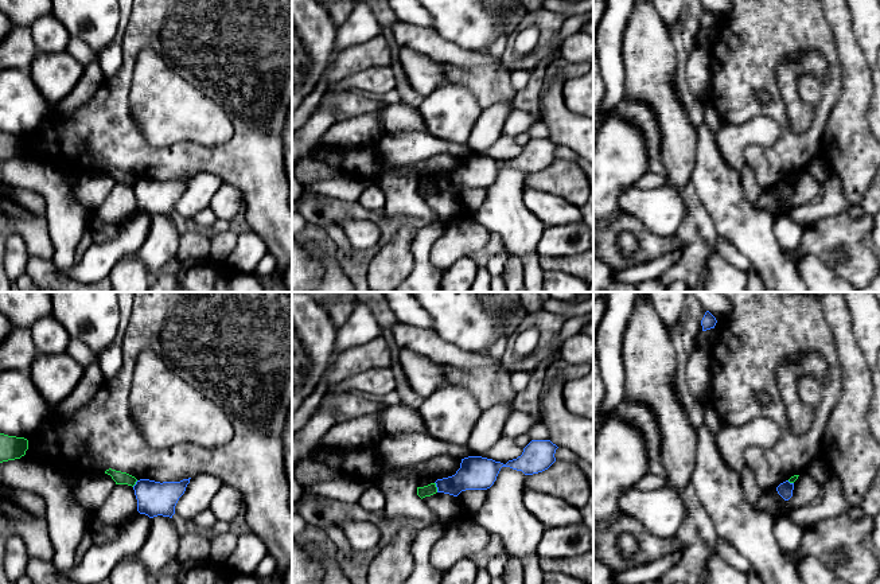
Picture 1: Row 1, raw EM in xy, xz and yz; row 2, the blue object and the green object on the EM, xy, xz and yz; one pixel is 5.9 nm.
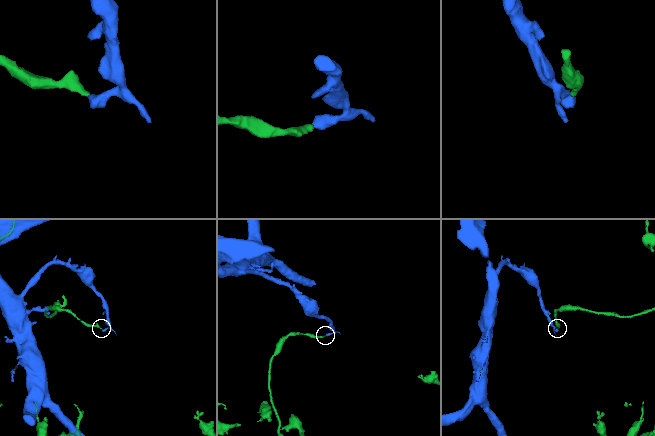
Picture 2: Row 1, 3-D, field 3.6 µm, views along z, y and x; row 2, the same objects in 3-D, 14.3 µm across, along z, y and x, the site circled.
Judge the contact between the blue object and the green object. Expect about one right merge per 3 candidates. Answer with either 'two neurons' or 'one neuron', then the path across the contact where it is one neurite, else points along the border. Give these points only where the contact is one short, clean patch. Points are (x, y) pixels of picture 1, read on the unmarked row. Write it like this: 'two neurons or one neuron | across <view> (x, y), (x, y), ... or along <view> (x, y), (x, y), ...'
two neurons | along xz (435, 180), (437, 190)

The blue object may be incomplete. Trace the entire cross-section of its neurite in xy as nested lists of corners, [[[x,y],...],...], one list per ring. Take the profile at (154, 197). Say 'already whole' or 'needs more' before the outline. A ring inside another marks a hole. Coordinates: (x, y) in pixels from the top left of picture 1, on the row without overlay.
already whole | [[[140,178],[133,184],[137,198],[137,210],[149,217],[163,214],[170,215],[175,213],[175,205],[179,196],[184,192],[190,178],[180,180],[155,180],[149,178]]]

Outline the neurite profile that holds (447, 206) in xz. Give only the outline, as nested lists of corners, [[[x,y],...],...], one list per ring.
[[[436,191],[431,195],[423,196],[427,205],[437,214],[444,223],[462,217],[464,214],[463,206],[457,195]]]

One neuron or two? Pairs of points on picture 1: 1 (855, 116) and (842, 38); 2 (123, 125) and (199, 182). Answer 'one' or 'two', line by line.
1: one
2: two

